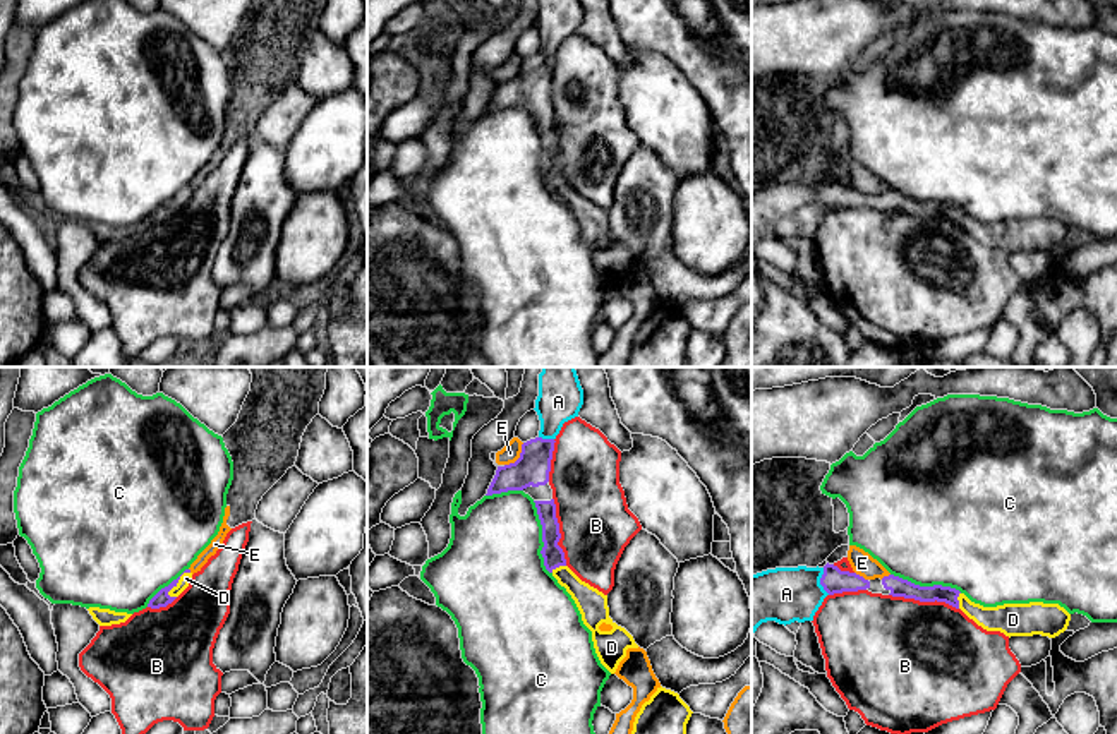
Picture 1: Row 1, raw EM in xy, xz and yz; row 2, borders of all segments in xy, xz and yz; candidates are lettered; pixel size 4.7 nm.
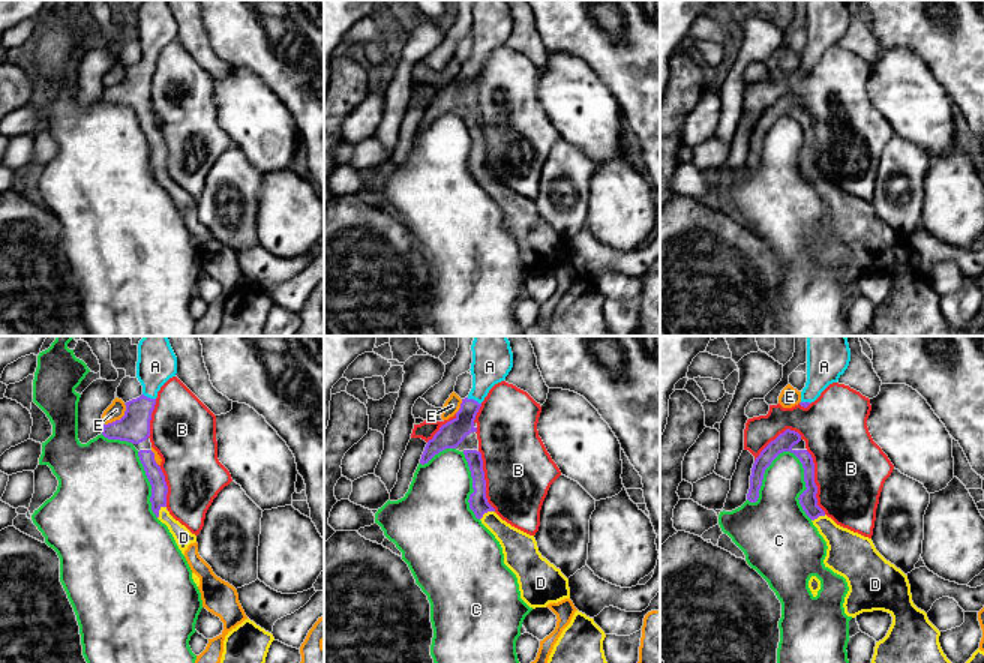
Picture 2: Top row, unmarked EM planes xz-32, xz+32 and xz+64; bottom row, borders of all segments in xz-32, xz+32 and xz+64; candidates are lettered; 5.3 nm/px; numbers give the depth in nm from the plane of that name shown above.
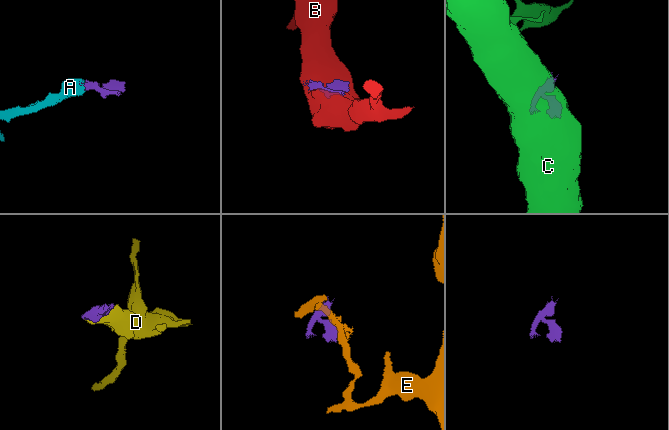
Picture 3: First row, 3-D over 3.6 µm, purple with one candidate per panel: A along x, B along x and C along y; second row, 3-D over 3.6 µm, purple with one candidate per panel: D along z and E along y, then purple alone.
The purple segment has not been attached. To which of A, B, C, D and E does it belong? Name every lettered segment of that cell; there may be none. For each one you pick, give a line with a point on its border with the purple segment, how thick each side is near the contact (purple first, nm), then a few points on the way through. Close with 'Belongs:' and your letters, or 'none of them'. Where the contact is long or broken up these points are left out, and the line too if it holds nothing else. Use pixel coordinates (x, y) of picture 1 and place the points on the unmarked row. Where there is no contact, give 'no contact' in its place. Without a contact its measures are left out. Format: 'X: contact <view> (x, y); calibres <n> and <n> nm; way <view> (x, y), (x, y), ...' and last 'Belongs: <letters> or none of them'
A: contact yz (821, 198); calibres 120 and 260 nm; way yz (833, 196), (821, 198), (784, 211)
D: contact xy (177, 198); calibres 80 and 50 nm
Belongs: A, D

